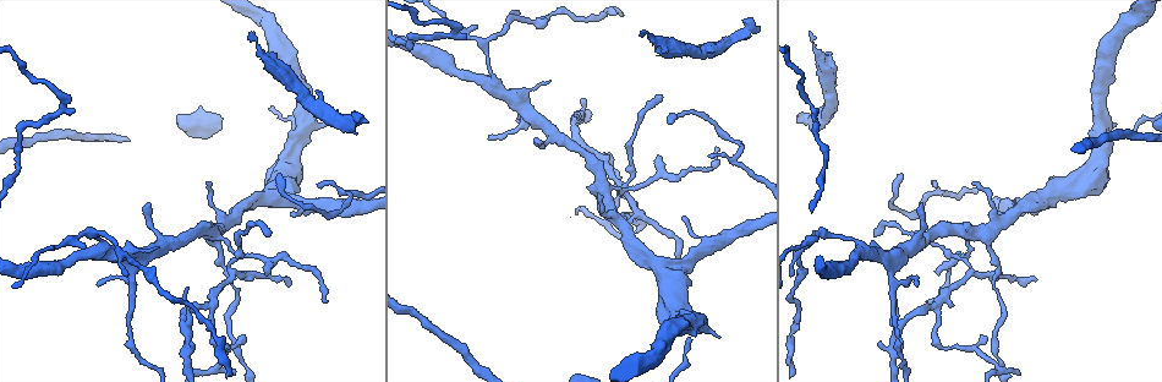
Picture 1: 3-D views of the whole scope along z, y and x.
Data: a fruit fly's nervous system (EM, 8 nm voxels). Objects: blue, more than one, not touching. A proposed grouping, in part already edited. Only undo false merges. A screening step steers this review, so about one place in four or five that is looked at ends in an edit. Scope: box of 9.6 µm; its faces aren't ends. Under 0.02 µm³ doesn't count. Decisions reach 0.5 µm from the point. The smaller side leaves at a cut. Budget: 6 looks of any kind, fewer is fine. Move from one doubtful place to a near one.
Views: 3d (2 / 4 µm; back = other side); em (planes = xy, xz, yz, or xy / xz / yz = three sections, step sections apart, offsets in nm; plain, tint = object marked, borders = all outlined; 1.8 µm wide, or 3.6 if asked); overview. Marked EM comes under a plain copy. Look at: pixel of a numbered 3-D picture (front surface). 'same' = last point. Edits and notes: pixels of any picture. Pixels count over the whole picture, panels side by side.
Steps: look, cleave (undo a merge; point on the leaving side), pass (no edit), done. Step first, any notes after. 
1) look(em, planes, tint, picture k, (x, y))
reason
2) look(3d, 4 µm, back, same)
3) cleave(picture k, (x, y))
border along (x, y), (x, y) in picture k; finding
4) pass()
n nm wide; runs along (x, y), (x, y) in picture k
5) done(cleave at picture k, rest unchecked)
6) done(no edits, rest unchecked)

look(em, xy, step 8, tint, picture 1, (273, 65))
sudden change in width

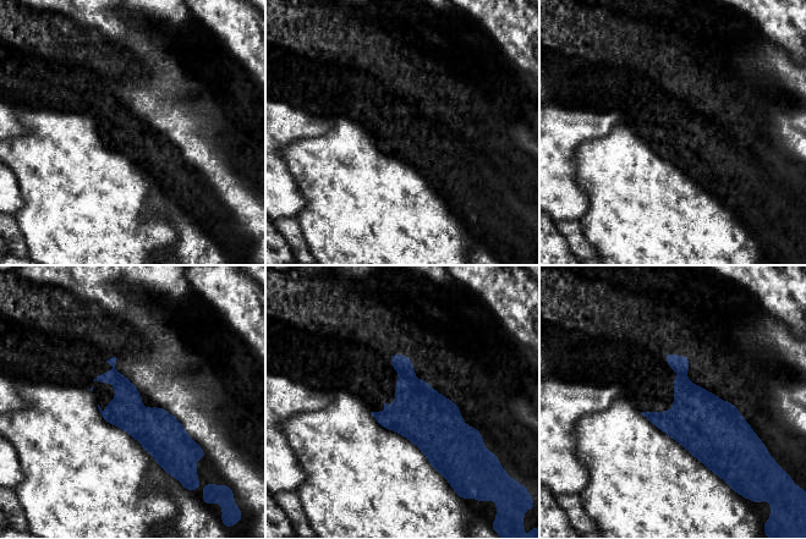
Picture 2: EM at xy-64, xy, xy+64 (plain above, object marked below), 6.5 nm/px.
look(em, planes, borders, same)

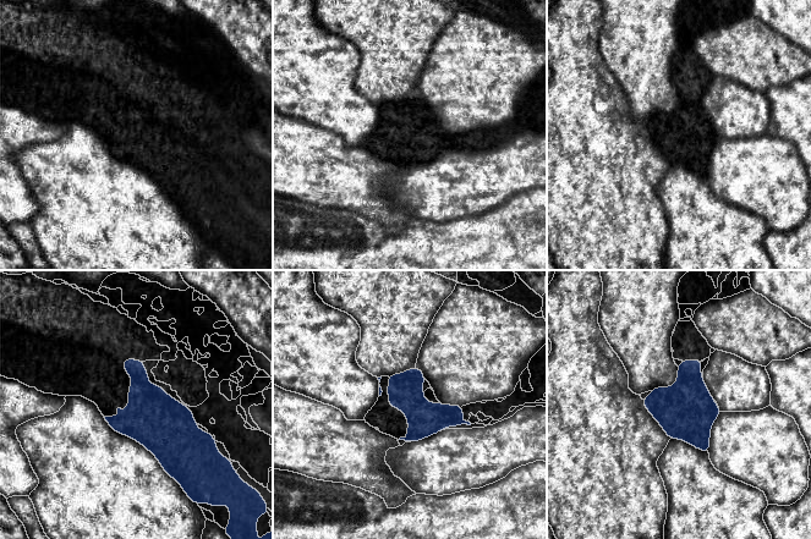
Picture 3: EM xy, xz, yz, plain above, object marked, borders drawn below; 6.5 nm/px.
pass()
all the same neuron

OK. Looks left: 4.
look(em, xz, step 16, tint, picture 1, (971, 235))
abrupt turn

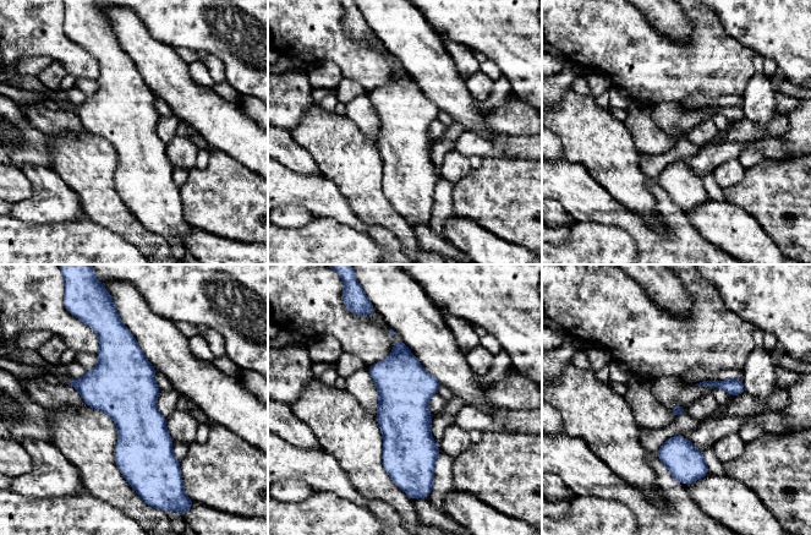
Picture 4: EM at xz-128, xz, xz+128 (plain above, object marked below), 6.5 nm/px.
look(em, xy, step 4, borders, same)

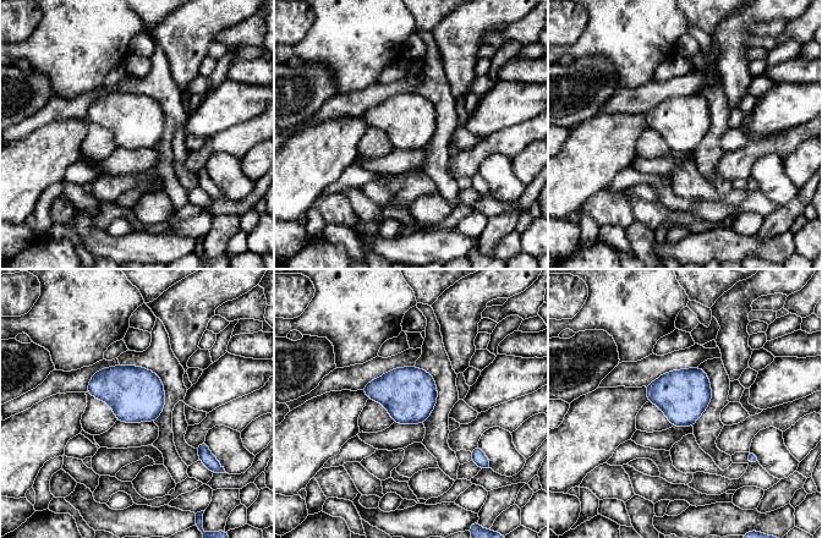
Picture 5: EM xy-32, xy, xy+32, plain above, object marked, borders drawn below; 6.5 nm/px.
pass()
340 nm wide; all the same neuron

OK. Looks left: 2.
look(3d, 4 µm, picture 1, (1052, 192))

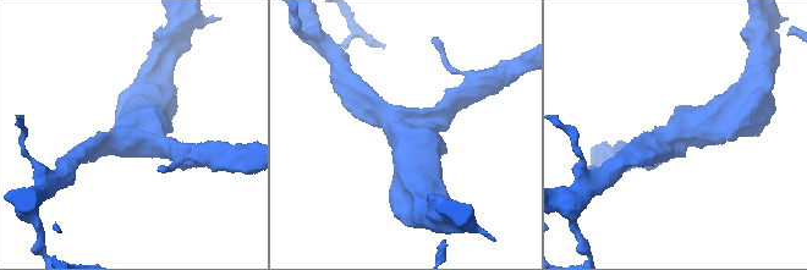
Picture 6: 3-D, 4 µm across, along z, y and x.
look(em, 3.6 µm, planes, tint, picture 6, (681, 135))
3 arms; arms of 200, 260, 600 nm

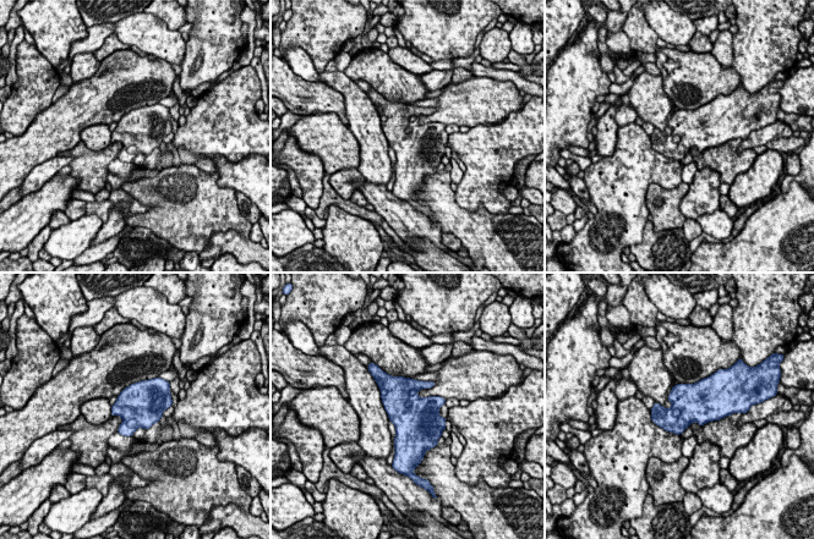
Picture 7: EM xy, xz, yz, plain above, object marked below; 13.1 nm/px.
pass()
continuous, no second neuron

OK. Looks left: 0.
done(no edits, rest unchecked)

